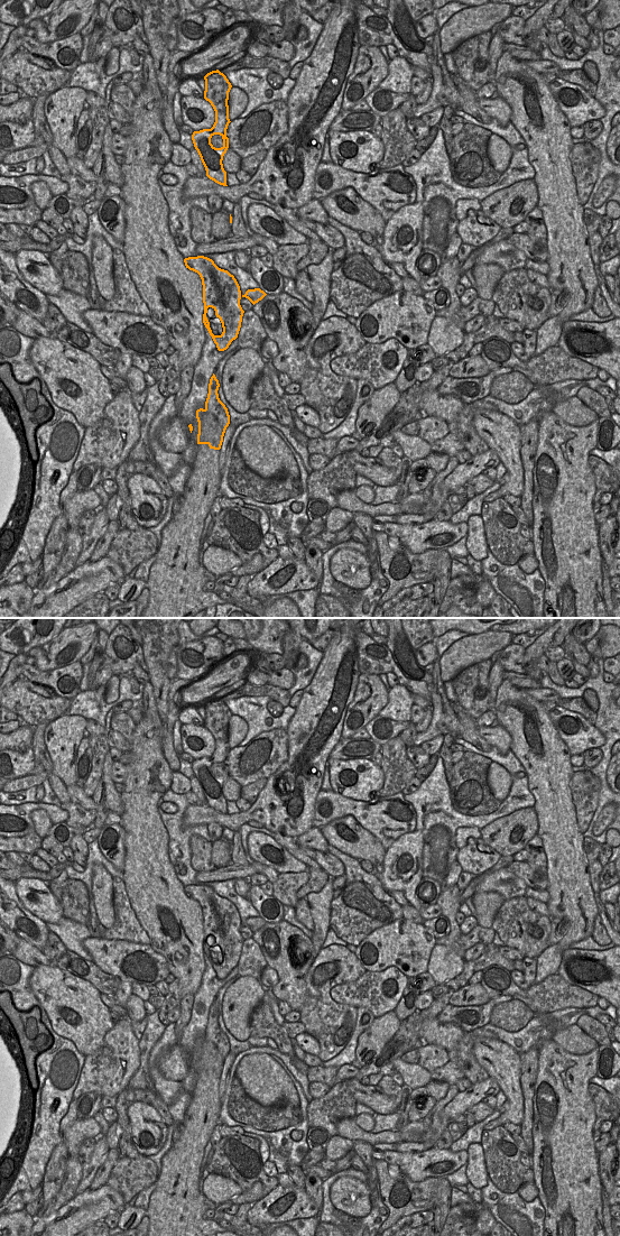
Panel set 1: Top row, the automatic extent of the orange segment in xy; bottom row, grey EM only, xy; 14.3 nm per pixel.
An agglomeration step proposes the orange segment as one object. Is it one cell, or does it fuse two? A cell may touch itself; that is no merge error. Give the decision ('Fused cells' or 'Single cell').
Fused cells

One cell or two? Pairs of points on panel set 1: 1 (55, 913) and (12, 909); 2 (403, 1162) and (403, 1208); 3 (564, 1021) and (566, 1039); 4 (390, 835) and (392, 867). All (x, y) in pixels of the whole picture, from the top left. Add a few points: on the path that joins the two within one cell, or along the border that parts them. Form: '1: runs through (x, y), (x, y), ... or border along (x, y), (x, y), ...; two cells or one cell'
1: border along (15, 888), (16, 895), (22, 905), (45, 923); two cells
2: border along (400, 1171), (413, 1181), (423, 1181), (428, 1178); two cells
3: border along (575, 1023), (558, 1027), (552, 1039); two cells
4: border along (414, 830), (400, 835), (386, 849); two cells

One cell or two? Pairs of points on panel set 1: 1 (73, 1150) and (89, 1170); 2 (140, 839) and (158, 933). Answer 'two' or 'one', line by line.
1: two
2: one

